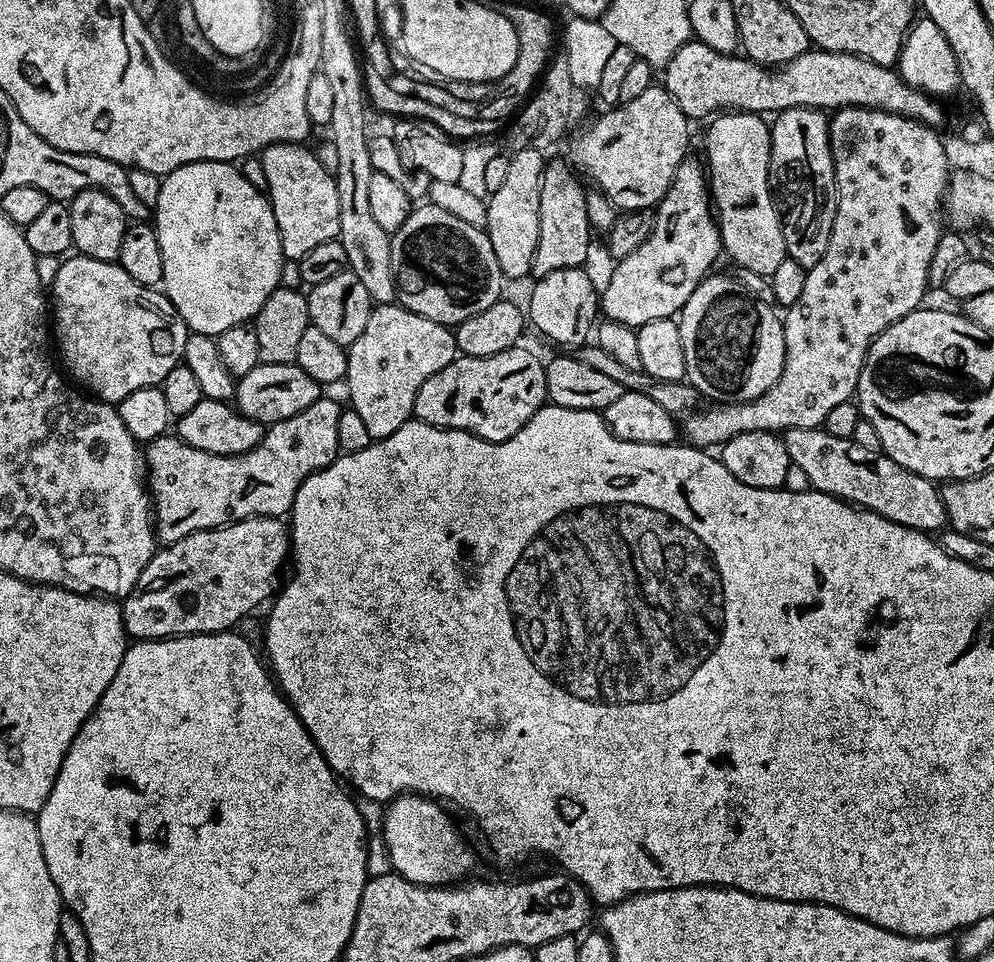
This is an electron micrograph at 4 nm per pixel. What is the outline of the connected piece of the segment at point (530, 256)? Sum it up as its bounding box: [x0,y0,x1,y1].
[486,148,546,276]

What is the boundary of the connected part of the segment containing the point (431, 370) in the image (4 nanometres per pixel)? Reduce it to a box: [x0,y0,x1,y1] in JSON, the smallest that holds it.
[347,303,456,441]

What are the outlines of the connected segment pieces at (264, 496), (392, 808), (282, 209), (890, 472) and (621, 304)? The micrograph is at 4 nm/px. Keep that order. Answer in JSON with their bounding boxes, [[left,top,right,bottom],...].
[[146,398,342,546],[384,794,476,886],[259,143,340,262],[782,427,945,530],[598,158,722,329]]

